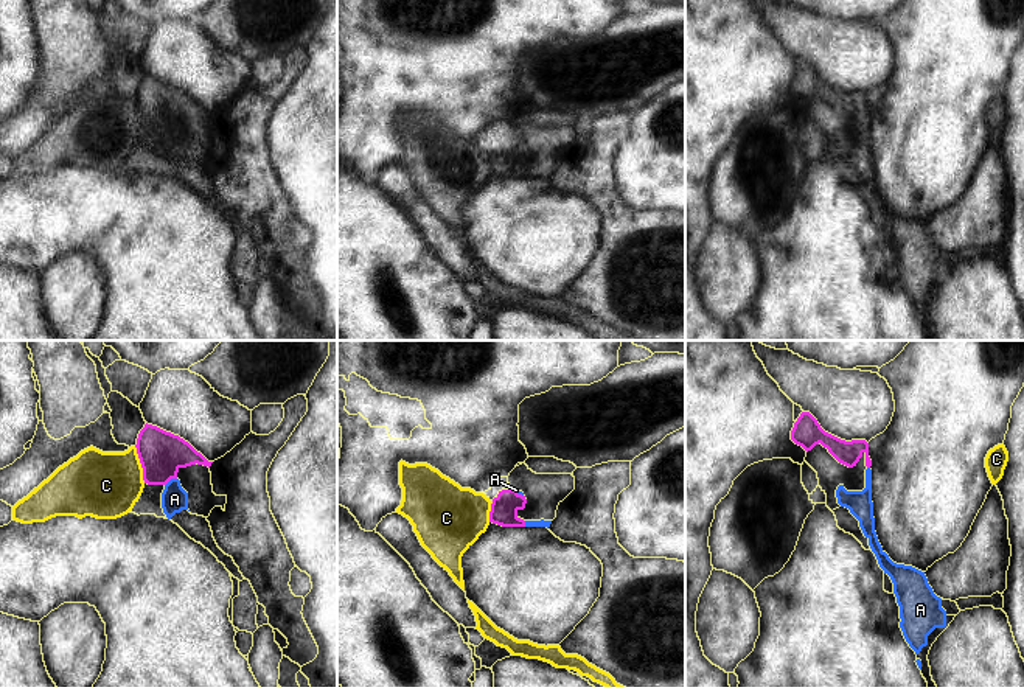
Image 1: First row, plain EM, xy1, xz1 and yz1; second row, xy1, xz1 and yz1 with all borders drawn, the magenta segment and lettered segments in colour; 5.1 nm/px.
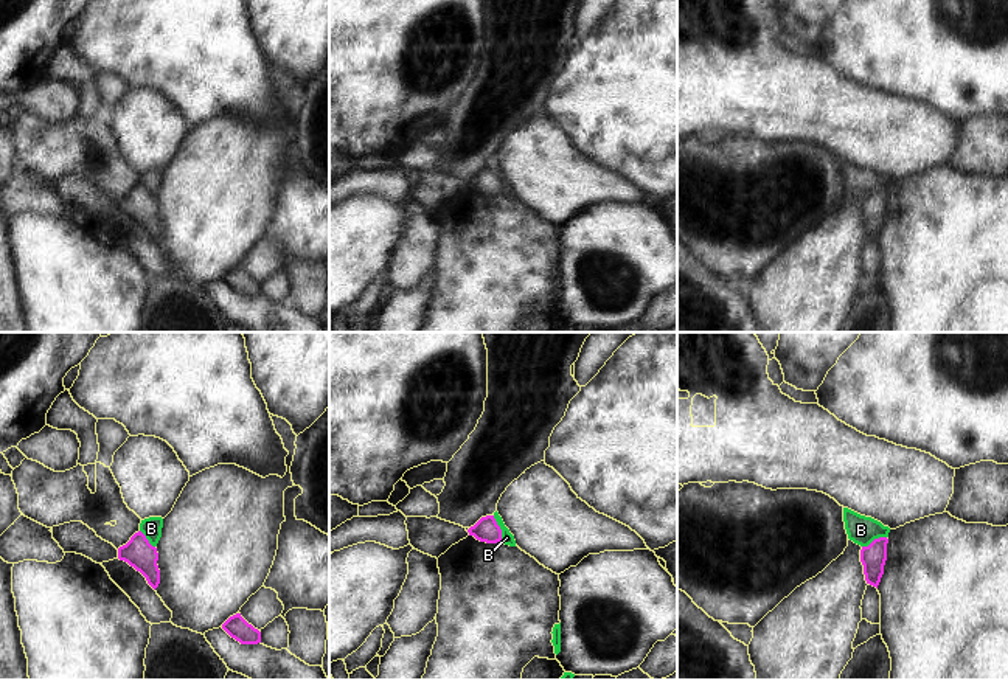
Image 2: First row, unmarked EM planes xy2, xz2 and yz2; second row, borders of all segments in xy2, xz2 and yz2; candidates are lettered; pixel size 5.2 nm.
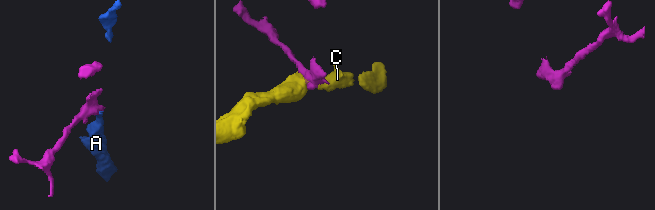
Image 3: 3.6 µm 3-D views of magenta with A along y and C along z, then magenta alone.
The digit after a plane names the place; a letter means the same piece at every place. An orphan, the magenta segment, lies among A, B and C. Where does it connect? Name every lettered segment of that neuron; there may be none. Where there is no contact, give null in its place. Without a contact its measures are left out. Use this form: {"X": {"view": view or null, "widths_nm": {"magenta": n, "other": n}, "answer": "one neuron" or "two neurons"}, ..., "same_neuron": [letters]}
{"A": {"view": "xy1", "widths_nm": {"magenta": 240, "other": 140}, "answer": "one neuron"}, "B": {"view": "xz2", "widths_nm": {"magenta": 130, "other": 60}, "answer": "two neurons"}, "C": {"view": "xy1", "widths_nm": {"magenta": 240, "other": 360}, "answer": "two neurons"}, "same_neuron": ["A"]}

